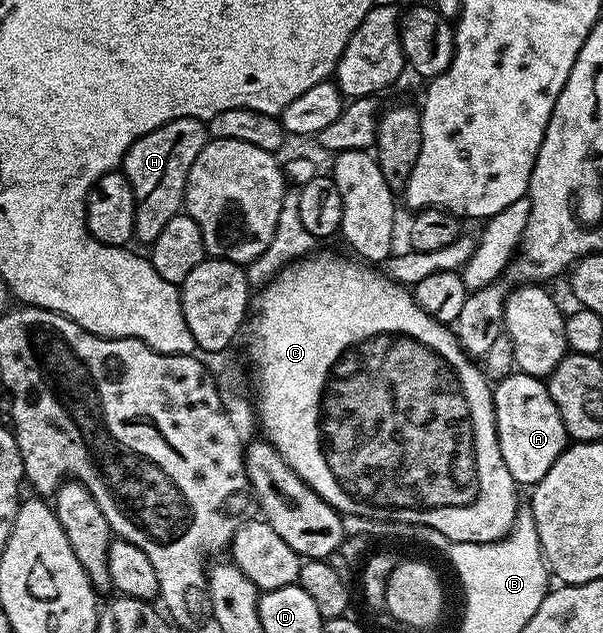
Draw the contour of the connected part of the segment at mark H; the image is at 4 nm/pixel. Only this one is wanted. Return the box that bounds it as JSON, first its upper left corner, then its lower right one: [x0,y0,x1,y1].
[123,117,209,245]

